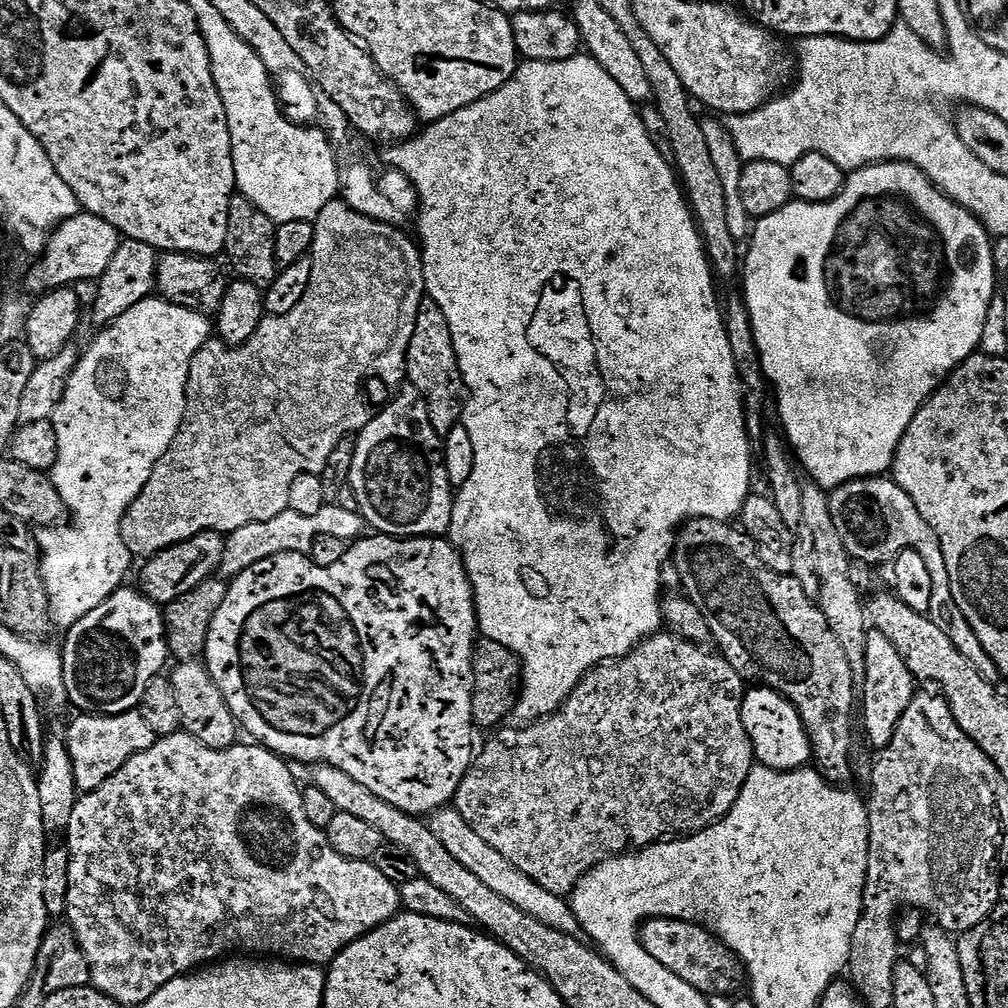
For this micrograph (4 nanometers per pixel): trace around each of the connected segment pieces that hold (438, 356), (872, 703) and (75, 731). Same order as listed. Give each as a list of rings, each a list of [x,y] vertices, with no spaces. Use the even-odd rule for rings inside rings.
[[[427,298],[420,303],[418,310],[418,322],[414,326],[414,338],[410,338],[410,350],[408,351],[408,375],[407,383],[422,394],[422,398],[428,407],[430,414],[430,426],[442,438],[448,438],[462,420],[464,401],[466,399],[466,389],[464,387],[464,375],[460,372],[460,360],[456,357],[454,350],[454,338],[450,334],[450,322],[446,322],[446,314],[438,310],[438,306],[433,300]]]
[[[875,630],[869,631],[866,642],[866,658],[864,659],[864,732],[873,744],[873,749],[884,748],[894,738],[894,730],[898,730],[898,722],[902,714],[906,714],[906,706],[914,695],[914,677],[902,654],[886,638],[886,634]]]
[[[139,711],[123,712],[117,716],[97,716],[95,714],[80,714],[75,717],[77,720],[69,726],[66,731],[68,749],[70,750],[70,762],[74,762],[74,778],[76,785],[80,787],[81,793],[93,792],[106,782],[134,754],[142,754],[142,750],[150,750],[158,737],[150,725],[140,717]]]

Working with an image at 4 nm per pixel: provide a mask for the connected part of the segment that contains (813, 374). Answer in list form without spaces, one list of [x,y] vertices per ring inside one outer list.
[[[897,160],[868,164],[865,168],[847,173],[842,190],[833,200],[807,204],[805,200],[793,199],[791,204],[782,206],[782,210],[774,210],[774,214],[755,221],[746,244],[748,252],[746,248],[742,256],[742,303],[752,319],[752,332],[756,335],[765,381],[771,391],[772,388],[776,391],[776,408],[780,411],[783,435],[795,459],[800,459],[805,470],[812,472],[811,483],[831,490],[863,476],[883,476],[891,469],[898,442],[902,434],[906,434],[906,426],[910,426],[914,414],[918,414],[924,401],[980,347],[990,302],[998,294],[996,256],[992,253],[992,244],[993,237],[989,236],[977,216],[939,192],[922,170]]]

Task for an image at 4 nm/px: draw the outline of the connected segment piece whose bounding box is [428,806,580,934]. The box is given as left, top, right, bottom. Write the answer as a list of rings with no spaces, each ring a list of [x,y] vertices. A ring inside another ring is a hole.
[[[441,806],[435,809],[431,813],[428,825],[433,834],[437,836],[438,842],[442,842],[442,846],[446,846],[446,850],[452,857],[458,858],[458,862],[462,862],[462,866],[466,866],[466,870],[470,870],[470,874],[474,874],[484,885],[490,886],[490,890],[494,890],[494,894],[499,894],[502,898],[506,898],[506,902],[518,906],[518,910],[522,910],[522,914],[530,914],[530,918],[538,918],[538,922],[543,922],[546,926],[553,927],[554,930],[573,934],[580,932],[580,923],[574,914],[571,903],[563,896],[550,894],[550,890],[546,890],[546,886],[538,886],[538,882],[534,882],[534,878],[530,878],[530,874],[522,874],[522,870],[518,870],[518,866],[514,866],[514,862],[510,862],[510,858],[498,854],[498,850],[494,850],[494,846],[482,842],[482,838],[478,838],[478,834],[474,834],[470,822],[466,822],[466,818],[462,818],[462,814],[455,806]]]

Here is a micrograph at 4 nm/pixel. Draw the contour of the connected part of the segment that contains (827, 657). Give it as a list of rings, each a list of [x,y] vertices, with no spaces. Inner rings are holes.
[[[689,520],[680,529],[674,549],[674,568],[676,564],[676,572],[680,575],[680,584],[684,587],[681,588],[683,595],[692,600],[694,606],[698,606],[698,610],[702,610],[702,614],[706,614],[706,622],[712,631],[711,639],[720,643],[719,651],[730,662],[730,666],[734,666],[734,670],[738,670],[738,674],[746,682],[751,682],[756,686],[763,685],[765,688],[782,694],[798,710],[812,743],[812,760],[820,775],[833,786],[847,785],[849,783],[847,780],[851,781],[854,776],[854,747],[852,748],[852,683],[854,683],[854,677],[850,662],[846,658],[846,650],[842,650],[842,642],[838,642],[834,630],[830,630],[830,622],[826,622],[824,611],[820,609],[819,603],[806,596],[795,577],[791,574],[783,576],[766,568],[757,553],[755,542],[739,527],[736,527],[737,529],[732,527],[736,526],[723,520]]]

